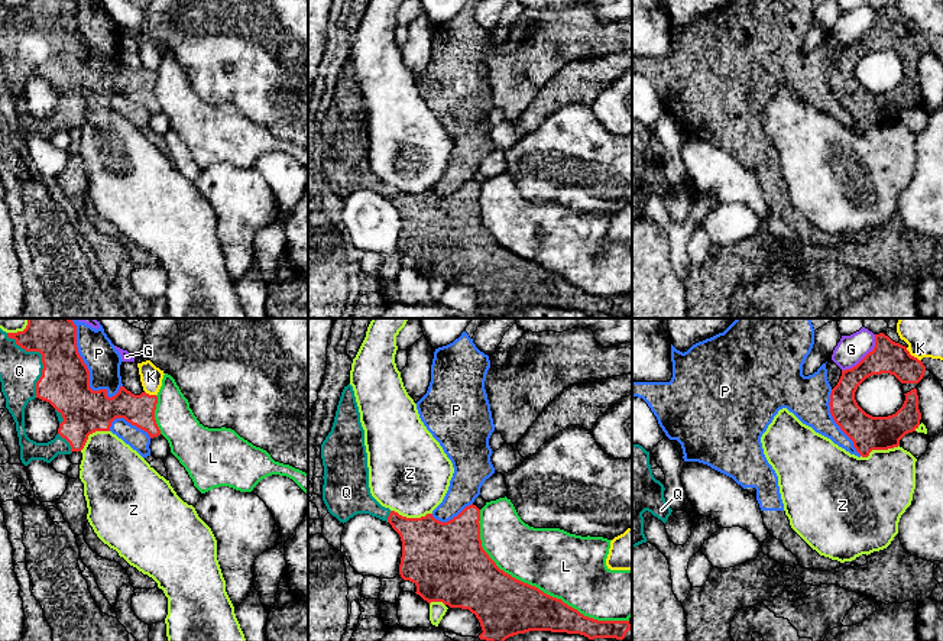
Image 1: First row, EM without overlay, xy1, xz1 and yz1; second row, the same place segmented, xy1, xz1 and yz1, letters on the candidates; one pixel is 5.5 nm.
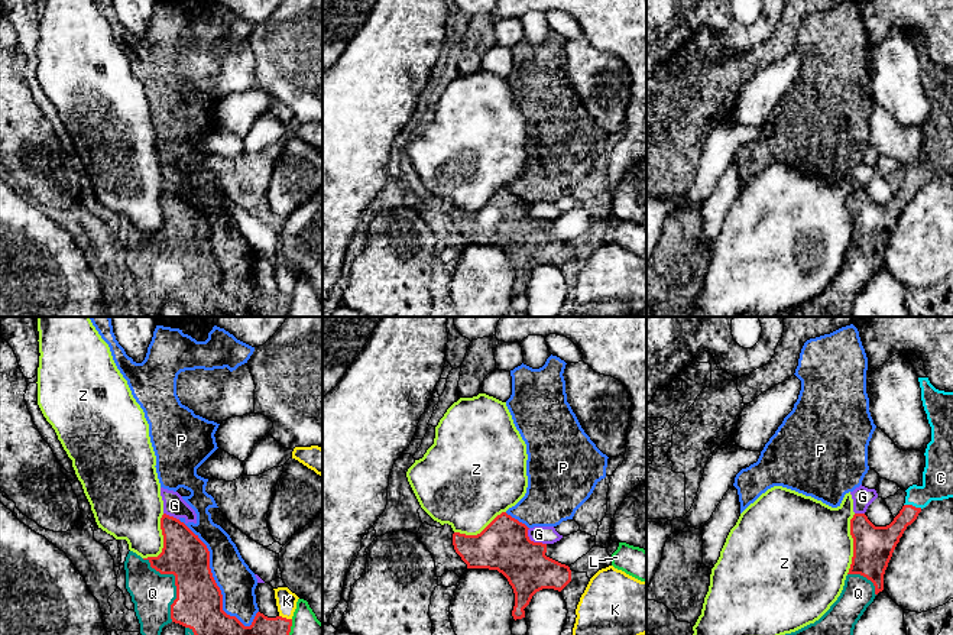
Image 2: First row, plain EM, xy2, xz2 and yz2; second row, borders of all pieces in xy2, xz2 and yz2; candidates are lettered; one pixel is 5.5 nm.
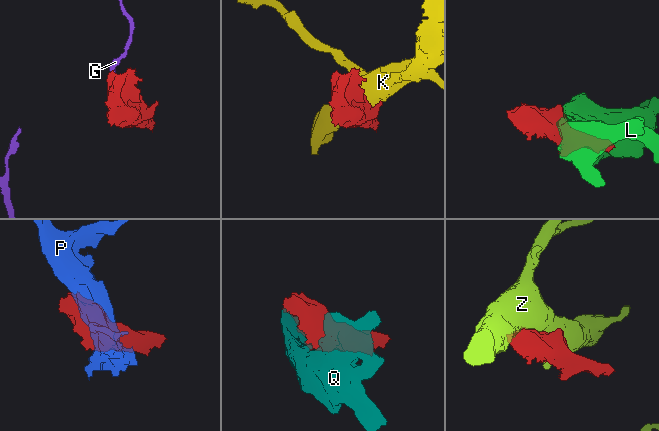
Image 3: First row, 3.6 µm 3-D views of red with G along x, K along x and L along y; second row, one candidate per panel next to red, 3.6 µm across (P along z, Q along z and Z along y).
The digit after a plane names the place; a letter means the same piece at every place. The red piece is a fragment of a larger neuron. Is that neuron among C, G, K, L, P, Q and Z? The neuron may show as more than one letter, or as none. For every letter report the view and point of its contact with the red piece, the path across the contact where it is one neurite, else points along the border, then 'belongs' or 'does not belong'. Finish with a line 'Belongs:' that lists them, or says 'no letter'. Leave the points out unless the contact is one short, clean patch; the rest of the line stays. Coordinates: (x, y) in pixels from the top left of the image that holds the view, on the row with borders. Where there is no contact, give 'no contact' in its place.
C: yz2 (911, 505) | across yz2 (882, 540), (908, 514), (911, 505), (937, 478) | belongs
G: yz1 (865, 356) | does not belong
K: yz1 (913, 356) | does not belong
L: xz1 (534, 586) | does not belong
P: xy2 (213, 577) | does not belong
Q: xy1 (42, 358) | belongs
Z: yz2 (853, 544) | does not belong
Belongs: C, Q

